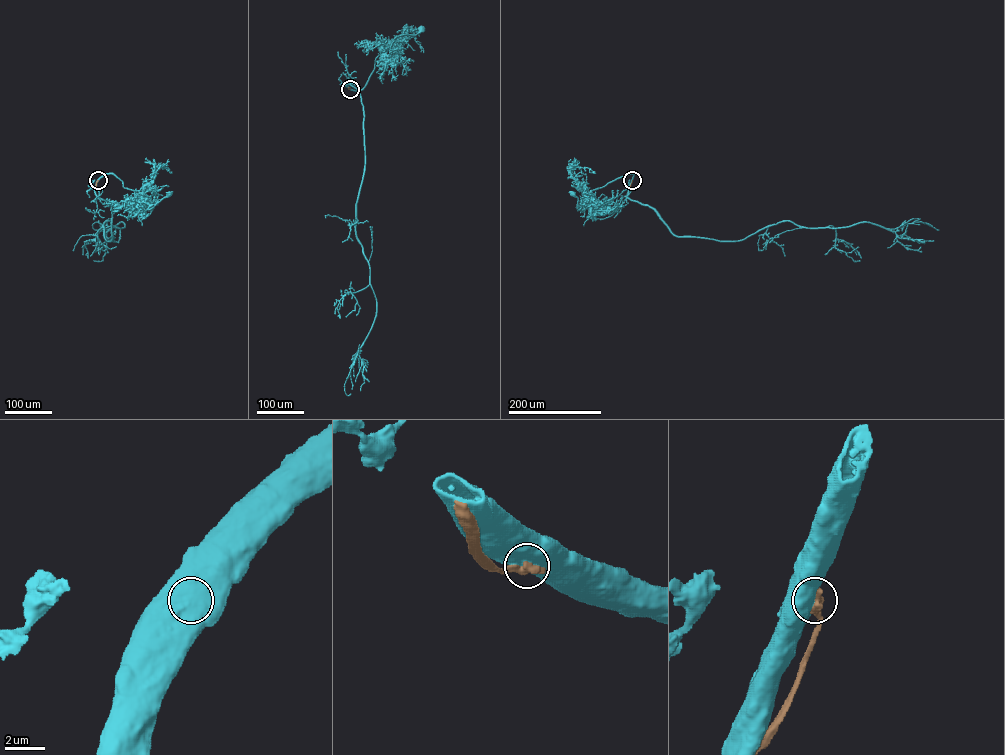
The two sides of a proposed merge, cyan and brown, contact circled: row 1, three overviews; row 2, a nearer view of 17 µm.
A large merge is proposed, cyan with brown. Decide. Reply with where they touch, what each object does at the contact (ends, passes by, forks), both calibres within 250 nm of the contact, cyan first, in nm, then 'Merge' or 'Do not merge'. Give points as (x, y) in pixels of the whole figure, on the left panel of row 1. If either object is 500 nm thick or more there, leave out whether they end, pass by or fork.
Place: (98, 180). Thickness 750 nm (cyan) against 600 nm. Do not merge

